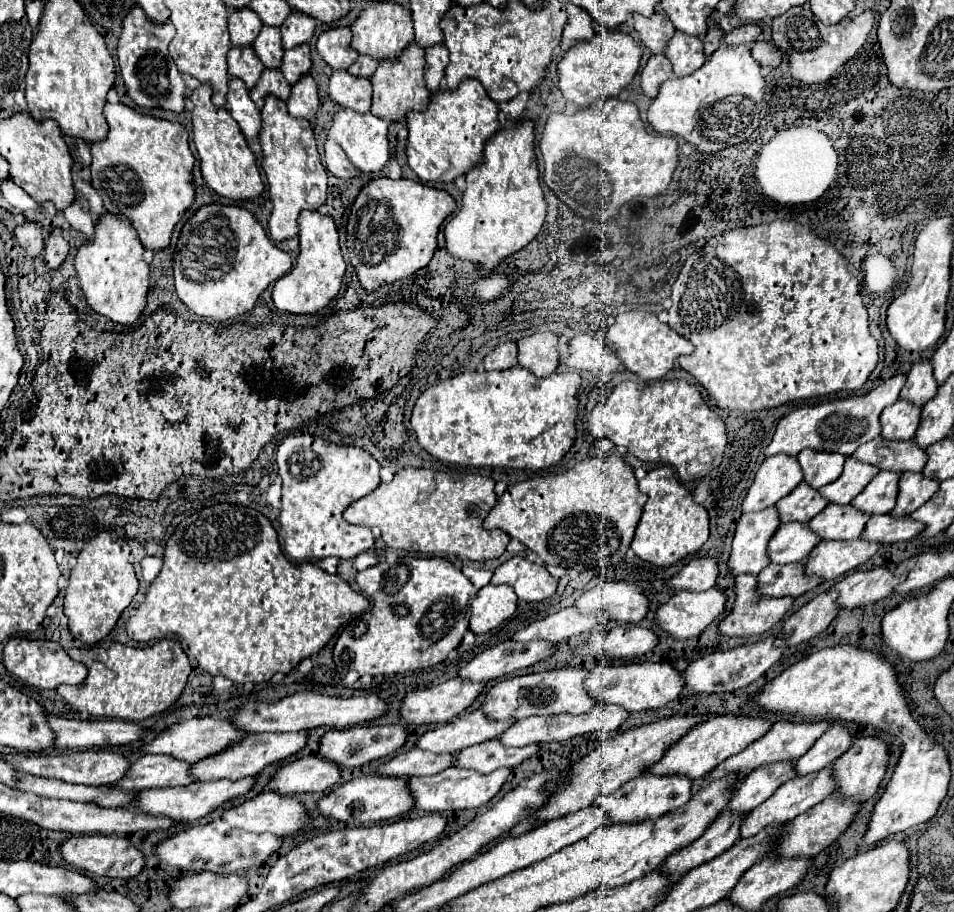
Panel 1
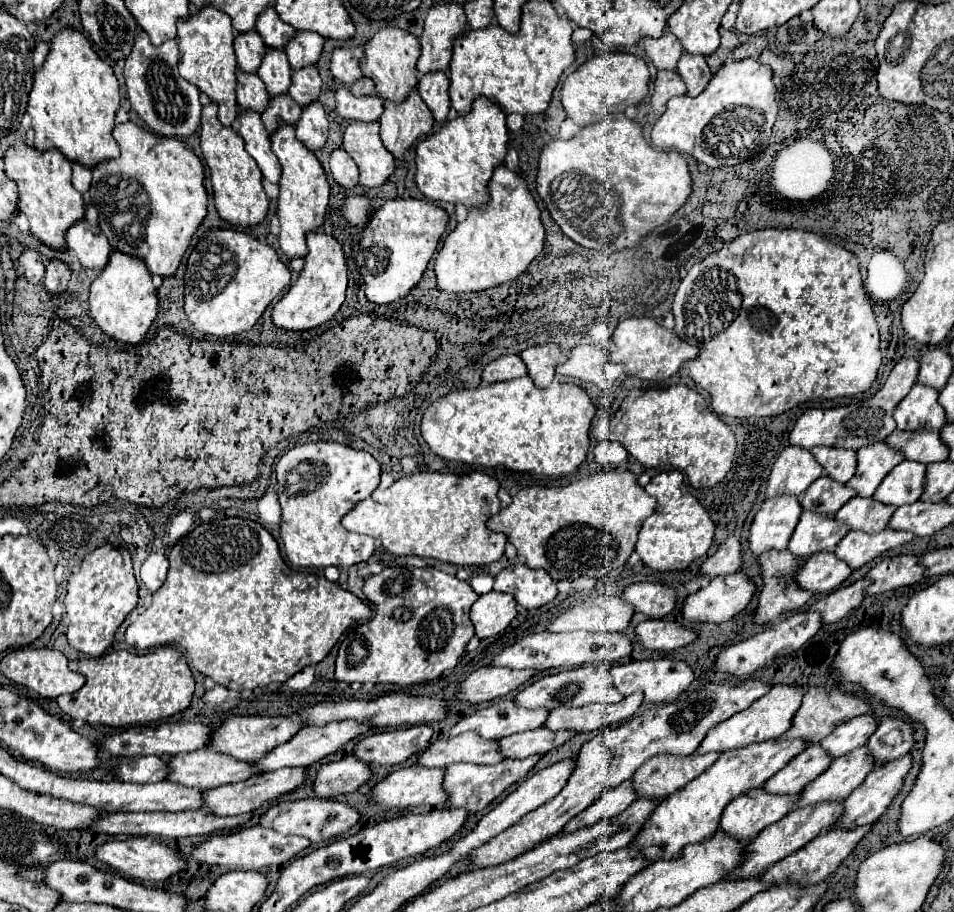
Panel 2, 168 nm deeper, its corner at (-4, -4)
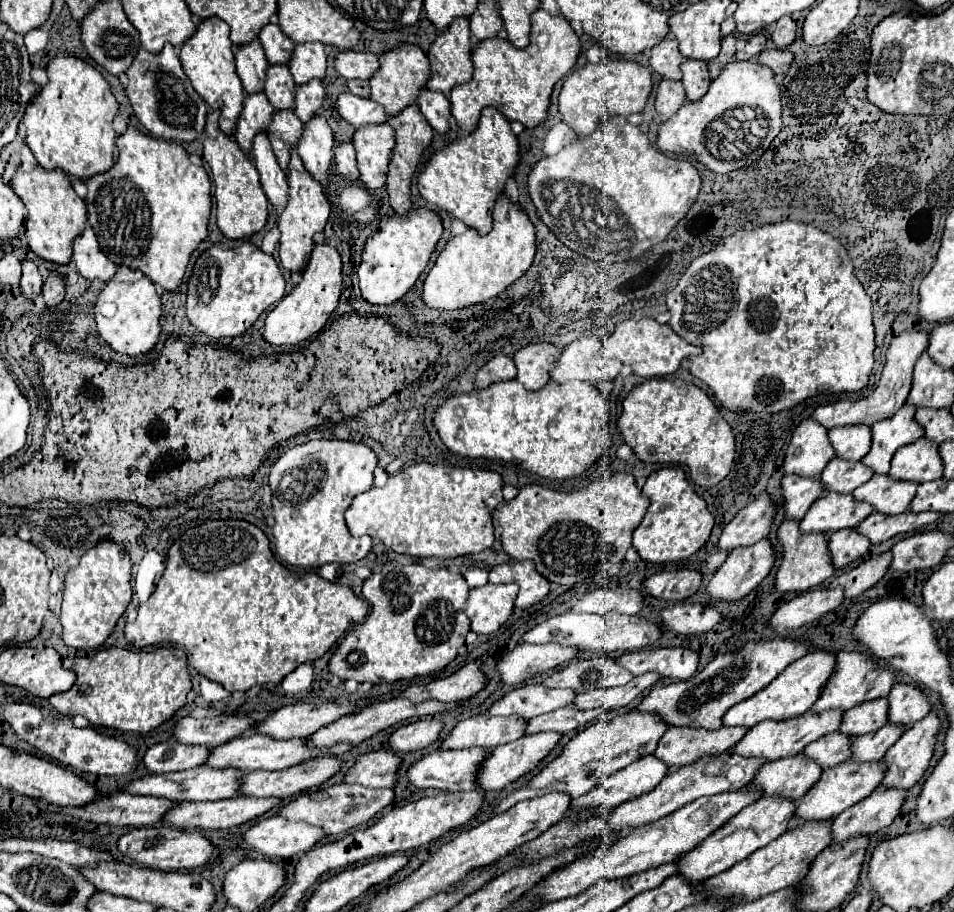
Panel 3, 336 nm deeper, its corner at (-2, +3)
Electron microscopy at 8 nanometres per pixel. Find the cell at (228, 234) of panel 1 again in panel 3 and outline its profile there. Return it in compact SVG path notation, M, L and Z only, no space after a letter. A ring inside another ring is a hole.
M238 242L232 250L212 244L204 250L188 280L188 320L210 338L234 338L246 332L256 318L284 296L284 276L272 254L258 250L252 242Z

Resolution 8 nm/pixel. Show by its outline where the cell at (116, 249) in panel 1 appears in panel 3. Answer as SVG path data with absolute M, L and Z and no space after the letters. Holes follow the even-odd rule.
M118 266L116 274L100 290L98 302L94 306L94 314L96 314L96 326L98 326L100 338L120 354L140 356L140 354L146 354L158 342L160 296L154 284L150 282L150 278L140 274L140 270Z

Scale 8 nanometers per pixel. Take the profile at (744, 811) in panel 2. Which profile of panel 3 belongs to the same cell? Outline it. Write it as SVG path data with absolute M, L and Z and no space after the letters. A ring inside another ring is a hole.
M798 754L794 758L782 758L778 762L766 762L766 766L756 772L750 786L762 788L762 796L780 796L798 802L806 790L818 782L820 774L822 770L816 762Z

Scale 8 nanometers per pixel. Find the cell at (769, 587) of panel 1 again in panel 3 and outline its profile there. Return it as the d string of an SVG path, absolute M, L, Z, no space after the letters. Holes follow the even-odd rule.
M854 528L838 530L828 536L828 554L836 570L858 560L862 554L868 552L868 548L870 542L864 536L860 536Z

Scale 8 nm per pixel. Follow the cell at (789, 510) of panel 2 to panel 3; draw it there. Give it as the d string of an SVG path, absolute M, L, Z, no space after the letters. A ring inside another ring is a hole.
M784 476L782 478L782 506L786 520L800 520L810 504L822 494L824 486L820 478L800 478Z

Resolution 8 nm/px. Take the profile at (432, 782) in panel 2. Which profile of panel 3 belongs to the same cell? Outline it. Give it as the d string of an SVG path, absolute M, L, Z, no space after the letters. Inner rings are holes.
M466 748L466 750L434 750L430 754L424 754L420 760L416 760L408 768L408 782L416 786L418 790L442 790L442 792L462 792L462 790L476 790L474 782L474 768L478 762L486 758L486 748Z

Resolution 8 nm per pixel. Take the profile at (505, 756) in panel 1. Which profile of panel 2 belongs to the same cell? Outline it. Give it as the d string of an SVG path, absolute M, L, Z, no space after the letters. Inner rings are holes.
M538 727L532 731L524 731L524 733L516 733L516 735L500 739L500 751L504 757L524 759L534 753L548 753L550 749L566 743L574 735L576 733L572 729L550 731L546 727Z

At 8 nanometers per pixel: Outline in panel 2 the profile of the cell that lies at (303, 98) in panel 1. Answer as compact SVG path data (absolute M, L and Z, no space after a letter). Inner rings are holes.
M318 101L308 105L302 111L300 121L296 123L296 137L302 145L306 145L312 153L324 147L326 137L328 137L328 119Z

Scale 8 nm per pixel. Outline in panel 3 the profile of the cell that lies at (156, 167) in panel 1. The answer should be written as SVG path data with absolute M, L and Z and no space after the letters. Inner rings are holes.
M128 126L126 132L116 138L116 146L120 150L118 162L110 170L86 180L88 222L96 232L100 248L114 264L138 268L164 290L176 290L184 276L190 254L208 234L206 228L212 208L210 176L202 166L190 162L190 154L180 144L162 138L158 140L134 126Z

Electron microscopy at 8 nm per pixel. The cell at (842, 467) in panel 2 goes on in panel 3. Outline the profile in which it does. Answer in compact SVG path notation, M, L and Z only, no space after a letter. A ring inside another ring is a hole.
M846 426L828 432L838 458L858 462L870 450L870 426Z

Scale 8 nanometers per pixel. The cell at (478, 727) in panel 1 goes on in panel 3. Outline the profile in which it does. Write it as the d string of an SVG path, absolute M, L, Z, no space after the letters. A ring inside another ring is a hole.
M526 684L520 686L498 702L492 704L492 708L486 712L488 716L518 716L520 720L530 720L534 716L558 710L562 706L570 706L574 700L572 690L548 690L542 684Z

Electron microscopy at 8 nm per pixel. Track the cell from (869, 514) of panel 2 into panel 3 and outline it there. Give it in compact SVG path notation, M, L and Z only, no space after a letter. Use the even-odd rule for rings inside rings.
M872 476L866 484L852 492L854 500L868 502L874 506L876 512L886 516L902 514L916 492L914 482L896 482L894 478L886 476Z

